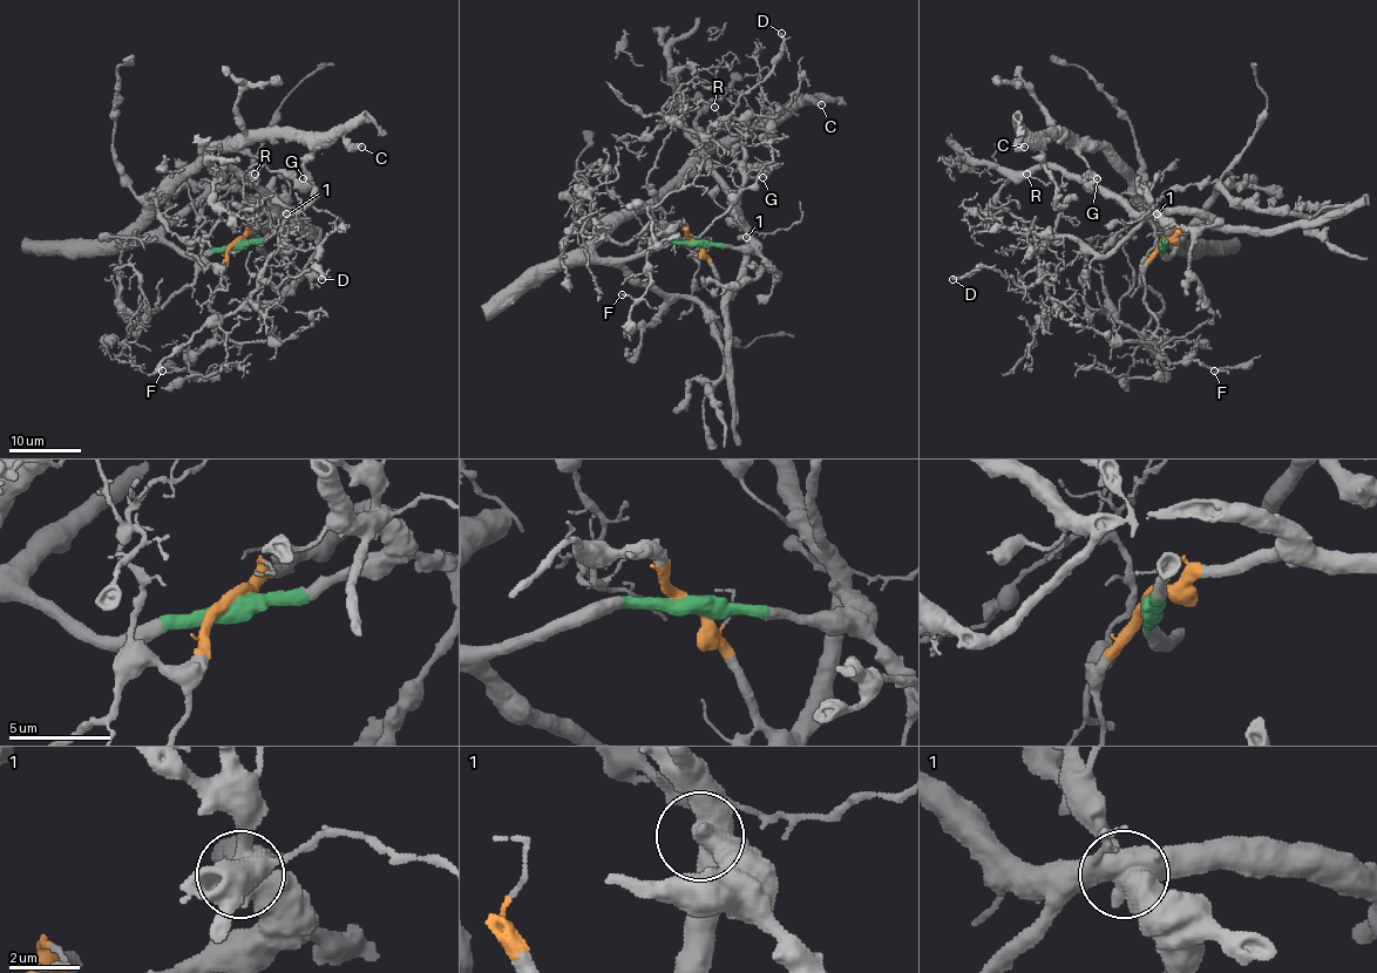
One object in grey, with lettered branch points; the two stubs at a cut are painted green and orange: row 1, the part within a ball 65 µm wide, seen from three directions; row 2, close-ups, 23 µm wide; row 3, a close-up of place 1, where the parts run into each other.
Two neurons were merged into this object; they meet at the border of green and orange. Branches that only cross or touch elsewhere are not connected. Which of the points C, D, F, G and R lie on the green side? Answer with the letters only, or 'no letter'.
C, G

